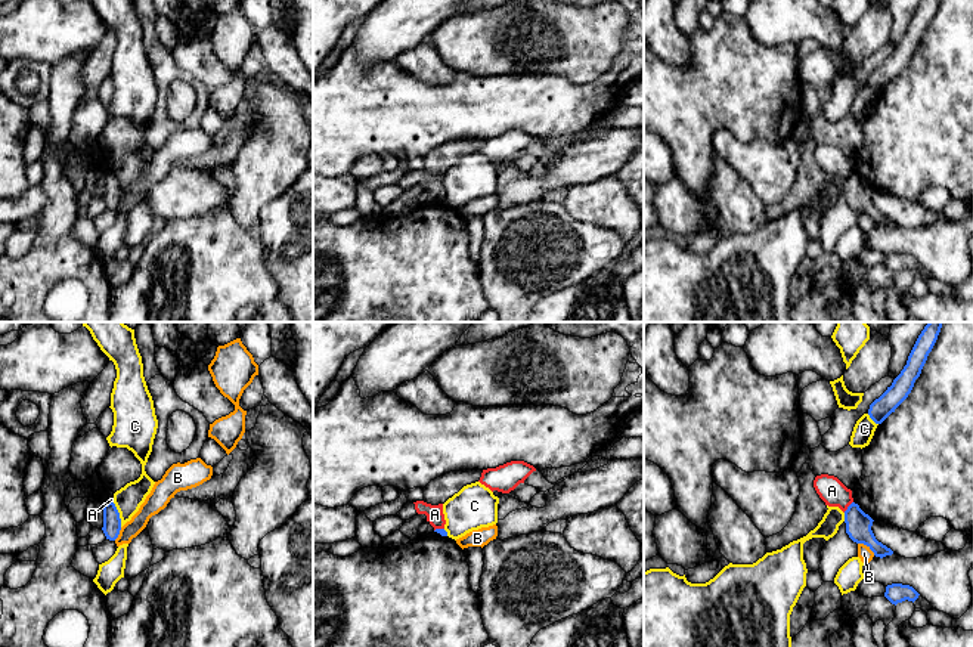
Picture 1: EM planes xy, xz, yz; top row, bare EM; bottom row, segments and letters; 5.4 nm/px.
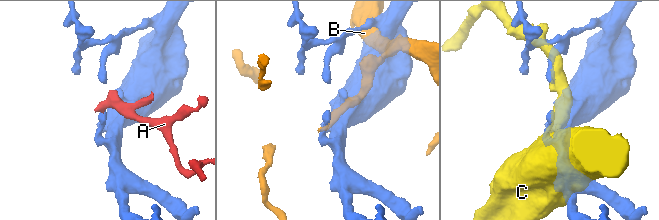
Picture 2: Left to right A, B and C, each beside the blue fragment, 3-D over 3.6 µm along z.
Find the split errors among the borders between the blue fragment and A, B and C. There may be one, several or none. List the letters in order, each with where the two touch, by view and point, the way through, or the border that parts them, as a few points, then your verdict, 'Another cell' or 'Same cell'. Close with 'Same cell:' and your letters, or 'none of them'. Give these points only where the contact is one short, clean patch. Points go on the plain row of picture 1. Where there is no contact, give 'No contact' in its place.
A: Touches blue at yz (848, 176). Boundary: yz (852, 170), (843, 180). Another cell
B: Touches blue at yz (867, 214). Another cell
C: Touches blue at xy (118, 183). Another cell
Same cell: none of them

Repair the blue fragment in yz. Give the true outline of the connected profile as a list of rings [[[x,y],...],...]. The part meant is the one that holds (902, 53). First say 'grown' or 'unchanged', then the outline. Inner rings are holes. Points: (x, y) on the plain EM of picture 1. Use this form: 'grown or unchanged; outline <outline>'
unchanged; outline [[[921,0],[901,43],[893,49],[892,55],[870,74],[868,84],[876,93],[881,93],[908,66],[939,1],[941,0]]]

